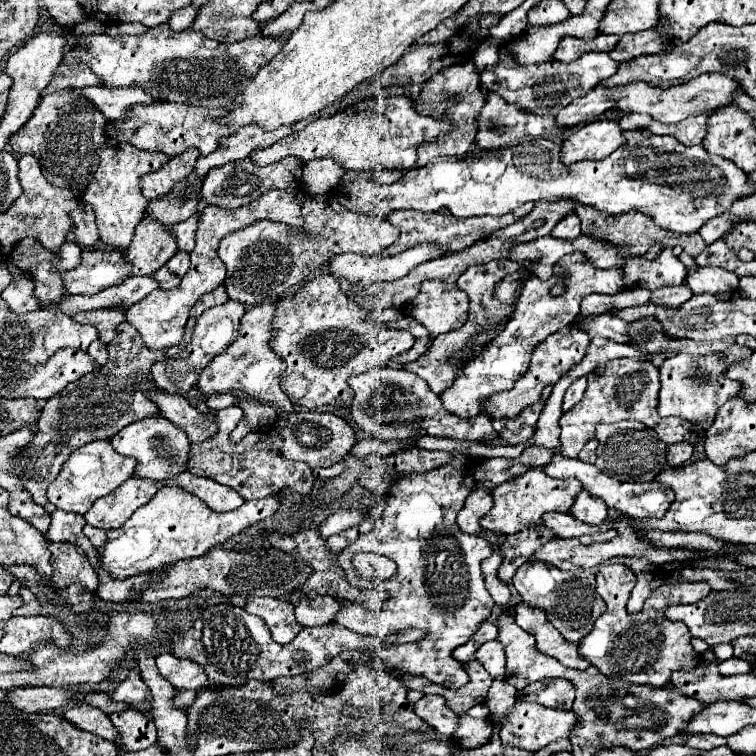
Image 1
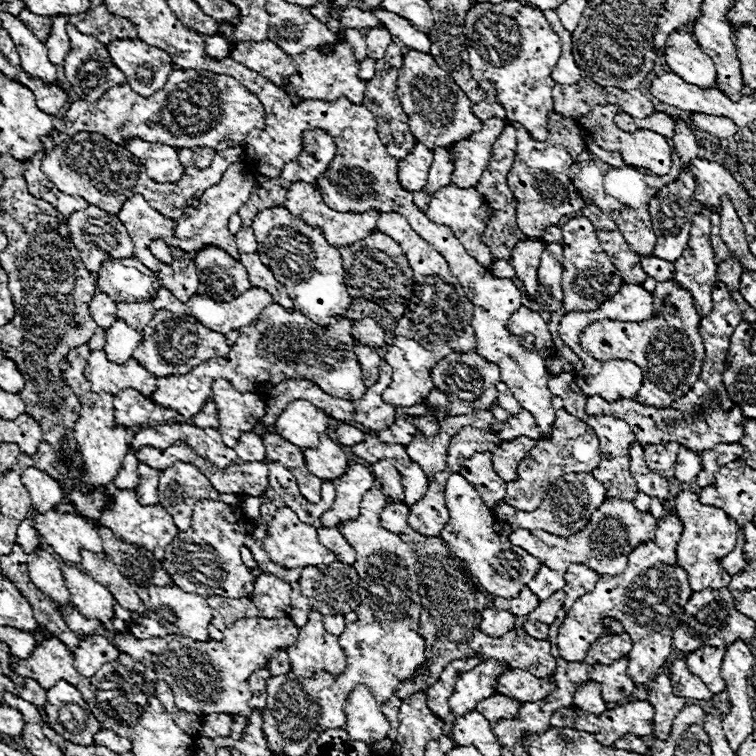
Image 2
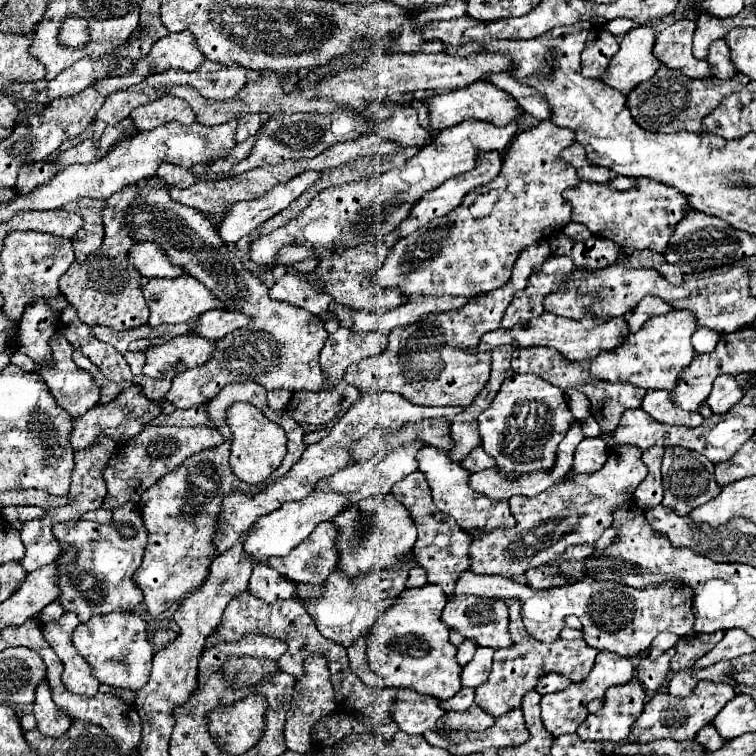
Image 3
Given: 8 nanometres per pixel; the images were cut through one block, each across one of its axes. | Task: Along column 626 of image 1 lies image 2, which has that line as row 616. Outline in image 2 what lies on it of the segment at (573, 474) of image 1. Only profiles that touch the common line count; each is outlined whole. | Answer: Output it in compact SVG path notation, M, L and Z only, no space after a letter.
M490 606L482 612L480 630L492 638L500 638L500 634L514 630L514 622L516 622L514 614L510 614L508 610L496 610L494 606Z

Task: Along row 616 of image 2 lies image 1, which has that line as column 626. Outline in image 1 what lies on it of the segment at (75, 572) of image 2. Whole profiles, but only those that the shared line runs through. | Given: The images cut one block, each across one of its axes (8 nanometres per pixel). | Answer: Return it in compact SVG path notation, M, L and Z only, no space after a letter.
M702 74L686 84L672 86L672 88L652 88L644 82L632 82L620 88L606 90L612 100L618 104L618 110L628 114L628 112L644 112L650 114L654 120L662 124L678 124L680 120L686 120L688 116L696 116L700 112L716 112L718 108L730 106L734 100L734 92L740 88L736 80L724 74Z

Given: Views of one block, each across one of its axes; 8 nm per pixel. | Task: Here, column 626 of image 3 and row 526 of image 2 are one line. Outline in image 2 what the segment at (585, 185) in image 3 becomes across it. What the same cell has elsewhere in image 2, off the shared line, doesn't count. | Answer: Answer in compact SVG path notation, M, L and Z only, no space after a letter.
M198 500L192 514L192 524L188 530L178 532L166 548L162 566L172 574L172 582L180 590L192 590L196 594L242 598L250 596L254 590L254 574L244 566L240 558L240 548L248 536L248 518L236 504L226 504L218 500Z

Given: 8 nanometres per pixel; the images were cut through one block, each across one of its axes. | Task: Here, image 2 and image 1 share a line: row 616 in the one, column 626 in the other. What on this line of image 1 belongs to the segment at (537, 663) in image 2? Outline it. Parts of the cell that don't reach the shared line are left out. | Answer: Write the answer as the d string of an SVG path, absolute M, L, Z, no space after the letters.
M628 420L628 422L616 422L616 424L598 424L596 426L596 440L600 442L598 446L598 460L596 466L608 474L608 476L616 476L618 480L628 480L628 482L652 482L664 468L666 468L666 450L668 446L656 436L656 432L652 432L652 428L636 422L636 420Z

